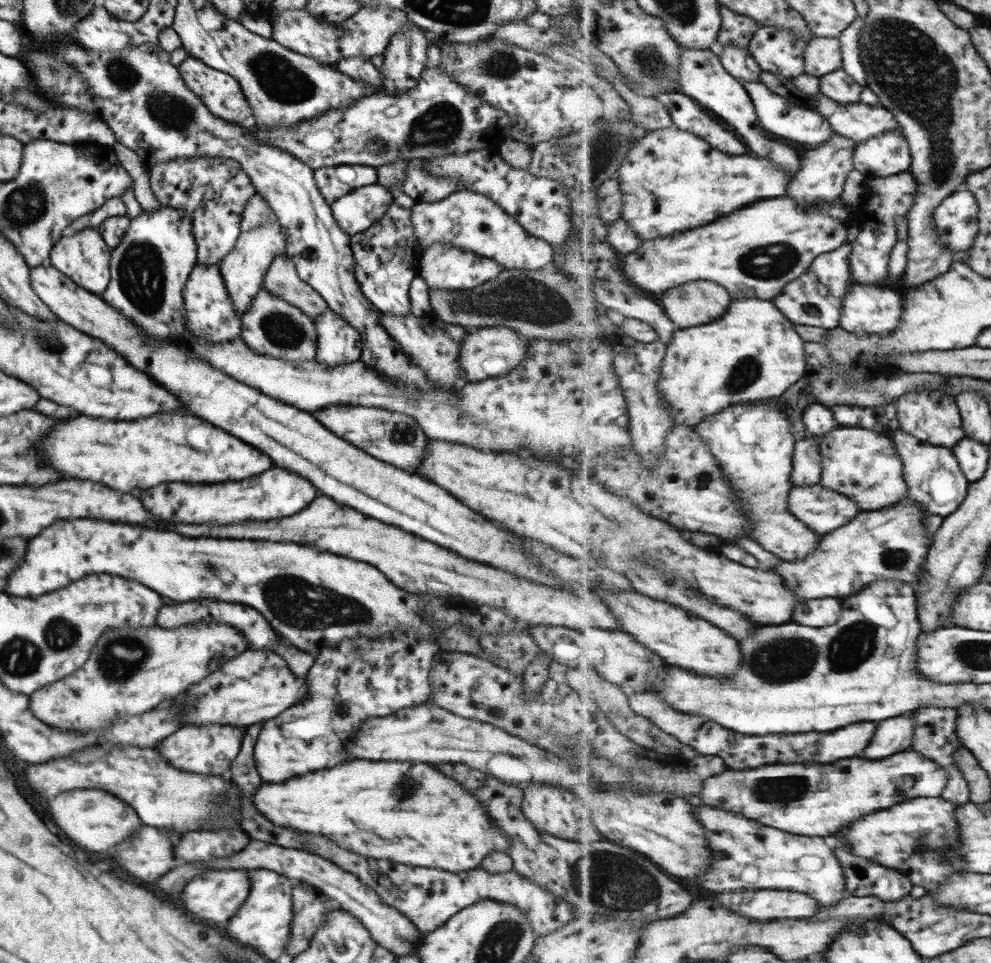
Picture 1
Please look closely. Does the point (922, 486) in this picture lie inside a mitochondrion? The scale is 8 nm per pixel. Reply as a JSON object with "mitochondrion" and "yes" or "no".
{"mitochondrion":"yes"}

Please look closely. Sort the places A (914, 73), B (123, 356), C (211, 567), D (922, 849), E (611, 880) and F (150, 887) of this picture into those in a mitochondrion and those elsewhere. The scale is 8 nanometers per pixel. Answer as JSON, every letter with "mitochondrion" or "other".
{"A":"mitochondrion","B":"other","C":"mitochondrion","D":"mitochondrion","E":"mitochondrion","F":"other"}

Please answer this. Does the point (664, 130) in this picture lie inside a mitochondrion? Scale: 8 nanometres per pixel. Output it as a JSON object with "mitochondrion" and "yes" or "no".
{"mitochondrion":"no"}

